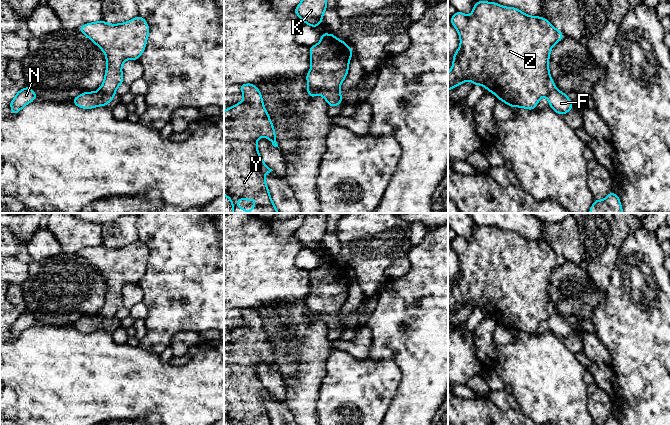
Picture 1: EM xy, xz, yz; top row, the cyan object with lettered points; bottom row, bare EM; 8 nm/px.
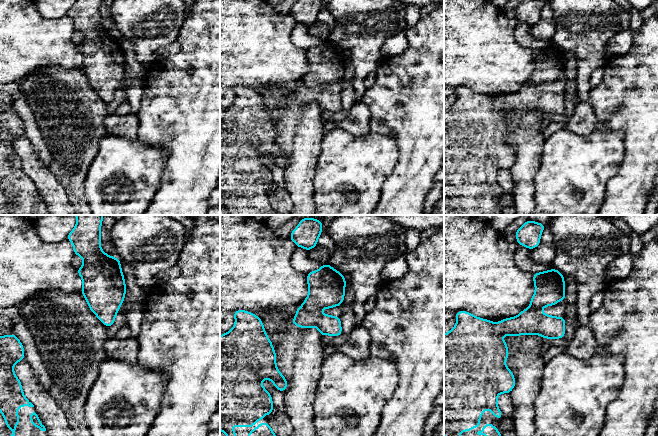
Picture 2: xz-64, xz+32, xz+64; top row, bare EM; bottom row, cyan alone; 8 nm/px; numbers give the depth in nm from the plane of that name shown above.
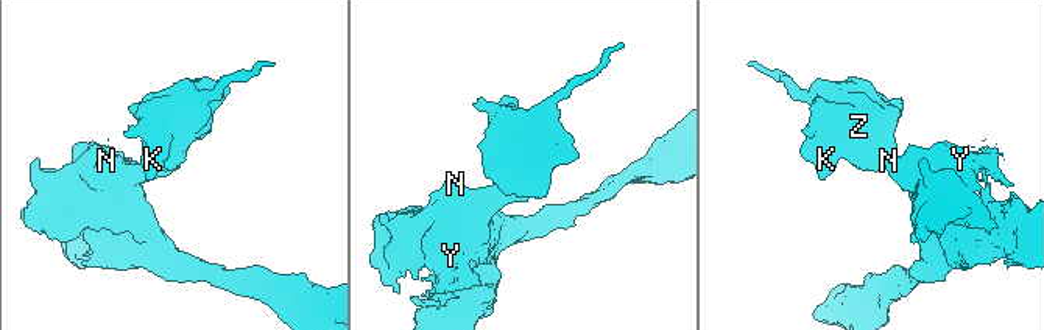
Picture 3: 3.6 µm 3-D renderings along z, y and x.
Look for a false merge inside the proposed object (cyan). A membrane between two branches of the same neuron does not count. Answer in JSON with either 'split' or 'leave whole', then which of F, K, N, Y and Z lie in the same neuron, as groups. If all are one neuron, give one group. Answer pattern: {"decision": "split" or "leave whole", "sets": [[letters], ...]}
{"decision": "split", "sets": [["F", "N", "Y"], ["K", "Z"]]}

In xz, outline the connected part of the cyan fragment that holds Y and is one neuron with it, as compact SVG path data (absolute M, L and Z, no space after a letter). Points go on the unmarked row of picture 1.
M246 307L239 311L244 319L243 324L224 335L224 419L230 425L239 425L241 422L245 425L251 425L253 422L256 425L272 425L264 400L273 394L264 388L258 376L257 366L261 360L264 360L272 366L274 371L278 371L276 356L263 328L262 318L256 309Z

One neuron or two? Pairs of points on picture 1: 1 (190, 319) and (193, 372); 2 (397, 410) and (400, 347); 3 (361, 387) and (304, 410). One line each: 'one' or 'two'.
1: two
2: one
3: two

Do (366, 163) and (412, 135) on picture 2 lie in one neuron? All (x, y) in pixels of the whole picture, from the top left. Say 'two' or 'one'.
two

